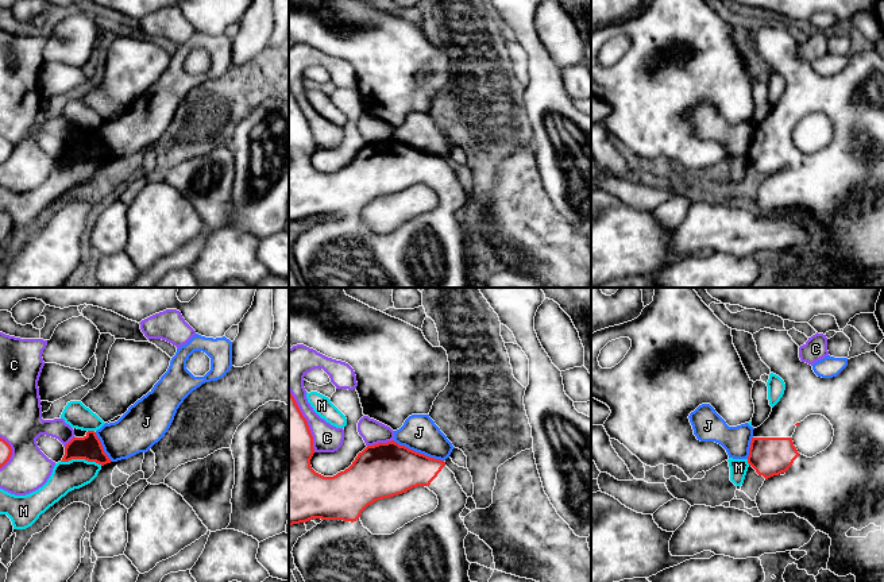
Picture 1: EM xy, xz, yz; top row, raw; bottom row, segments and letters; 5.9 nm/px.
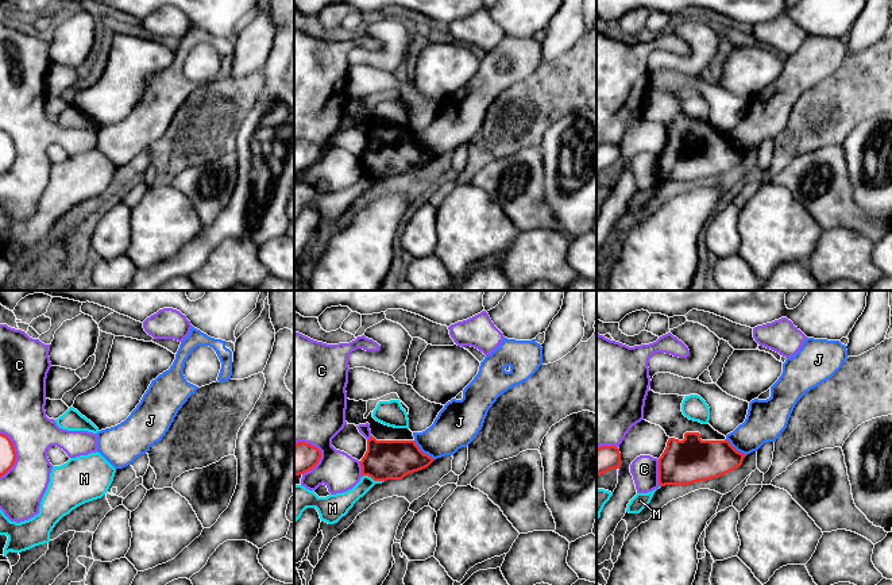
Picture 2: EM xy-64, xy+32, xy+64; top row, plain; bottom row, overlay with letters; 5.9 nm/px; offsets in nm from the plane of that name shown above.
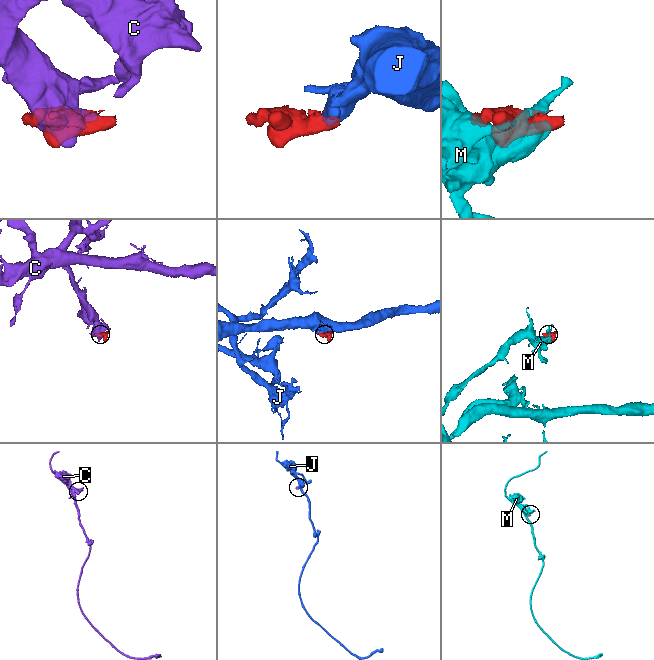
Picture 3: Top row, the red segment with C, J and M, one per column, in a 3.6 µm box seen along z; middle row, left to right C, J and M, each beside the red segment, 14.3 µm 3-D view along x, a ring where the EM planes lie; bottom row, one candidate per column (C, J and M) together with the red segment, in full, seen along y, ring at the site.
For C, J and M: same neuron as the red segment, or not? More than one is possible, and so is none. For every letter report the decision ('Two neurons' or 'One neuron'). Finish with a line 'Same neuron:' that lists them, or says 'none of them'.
C: Two neurons
J: Two neurons
M: Two neurons
Same neuron: none of them

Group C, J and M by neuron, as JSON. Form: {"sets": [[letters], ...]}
{"sets": [["C"], ["J"], ["M"]]}

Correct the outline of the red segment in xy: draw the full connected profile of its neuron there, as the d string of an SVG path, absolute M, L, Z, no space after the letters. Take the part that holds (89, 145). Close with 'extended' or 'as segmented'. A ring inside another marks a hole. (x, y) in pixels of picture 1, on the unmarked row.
M77 126L73 127L74 135L66 142L65 153L61 159L69 159L72 157L85 157L88 159L96 159L101 163L112 159L104 150L96 128L82 128Z | extended

